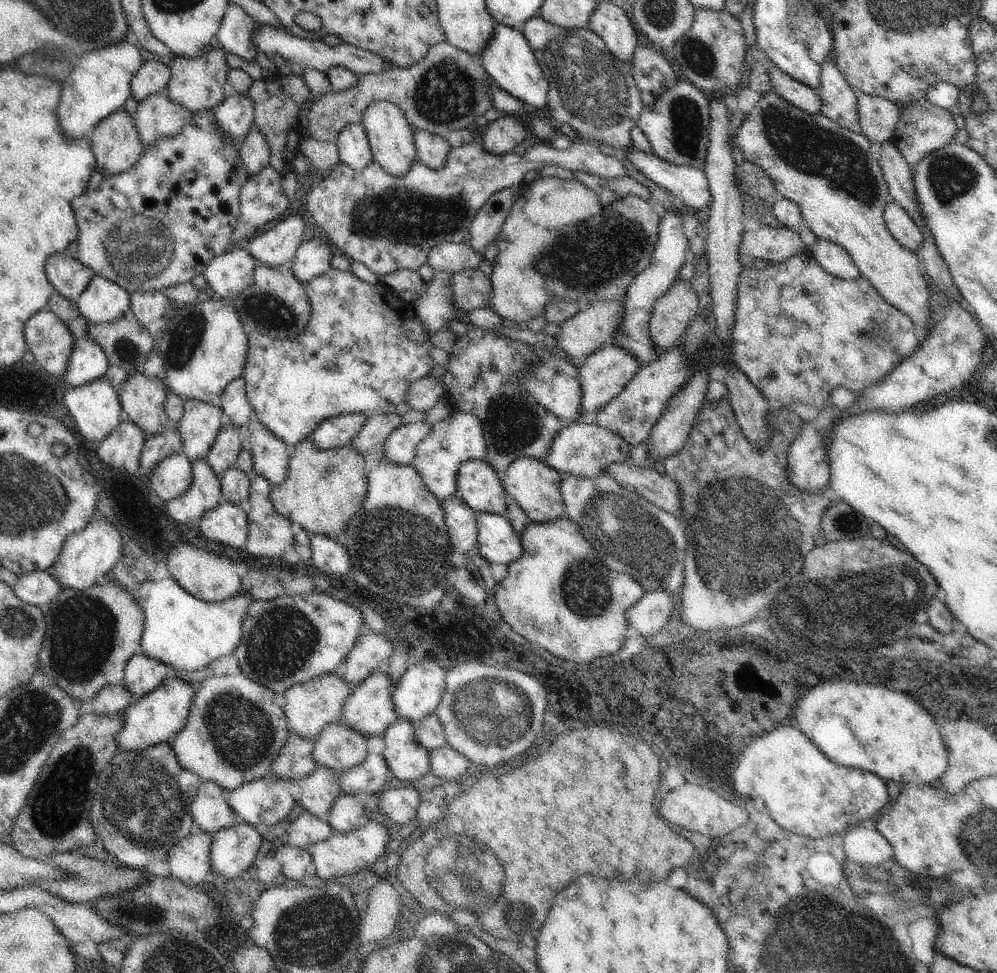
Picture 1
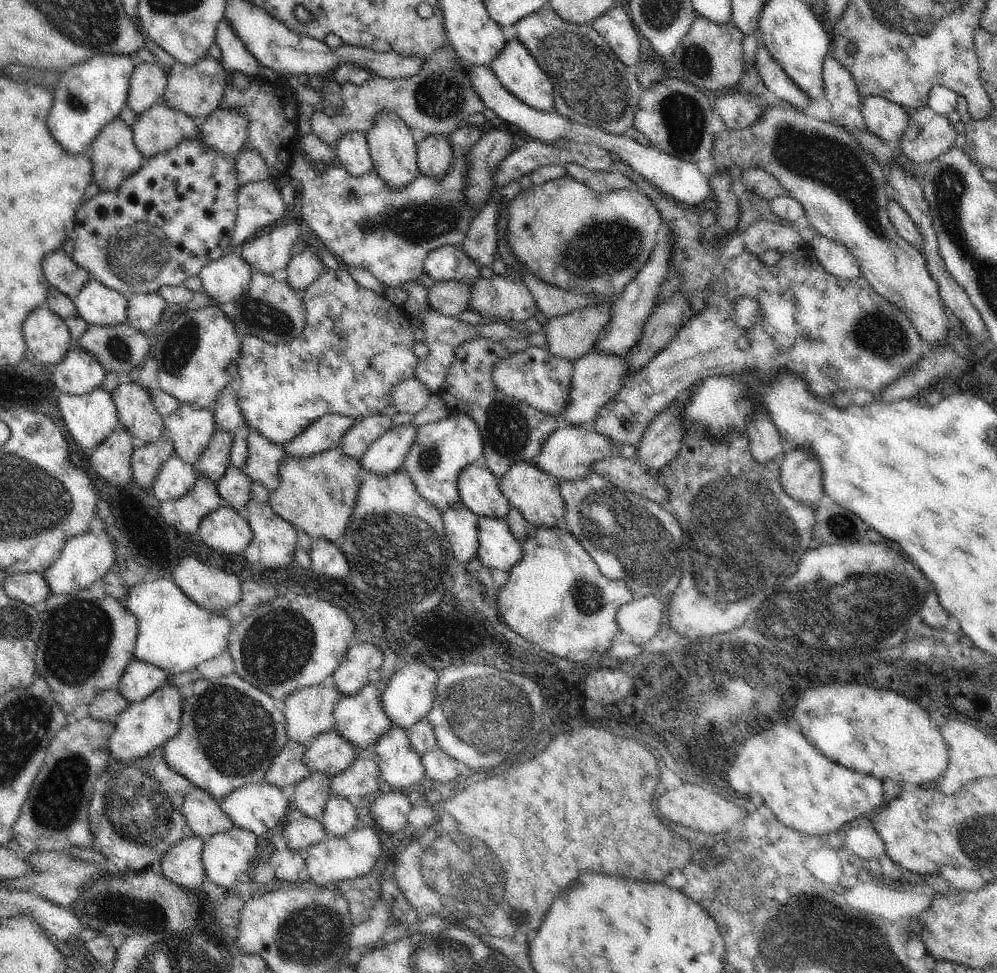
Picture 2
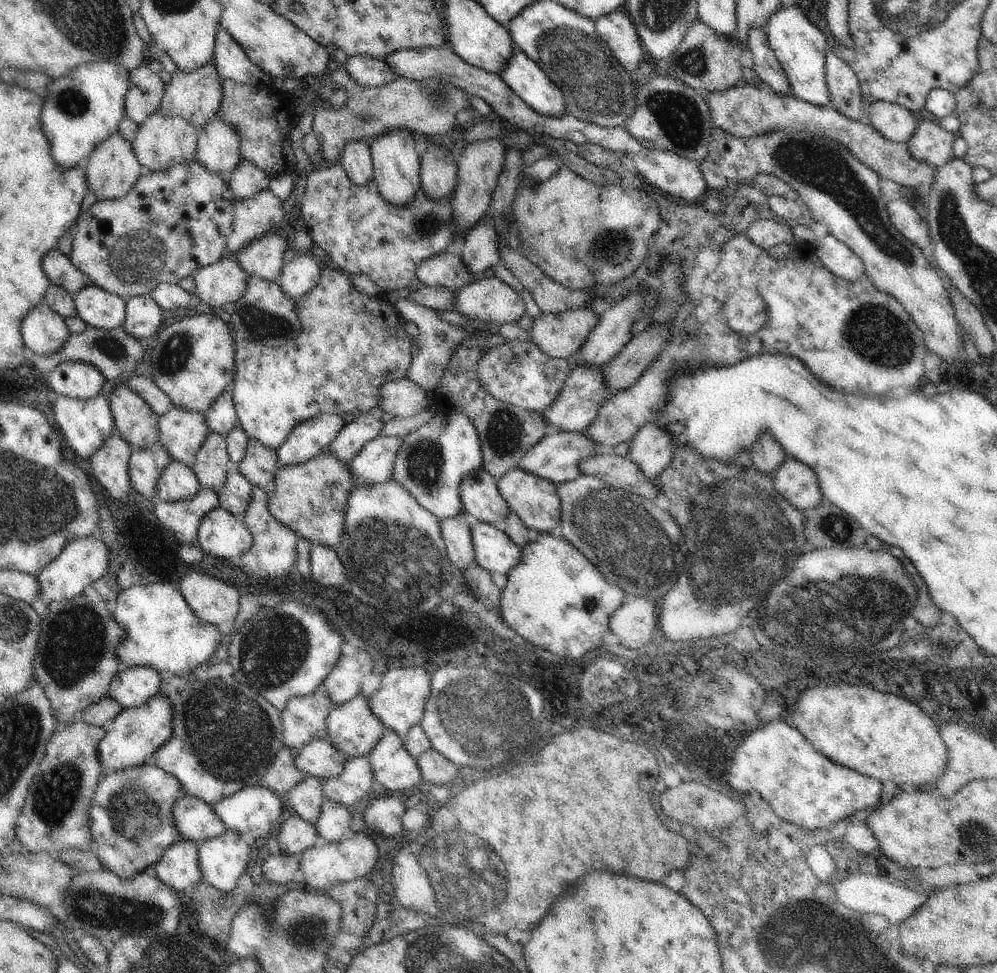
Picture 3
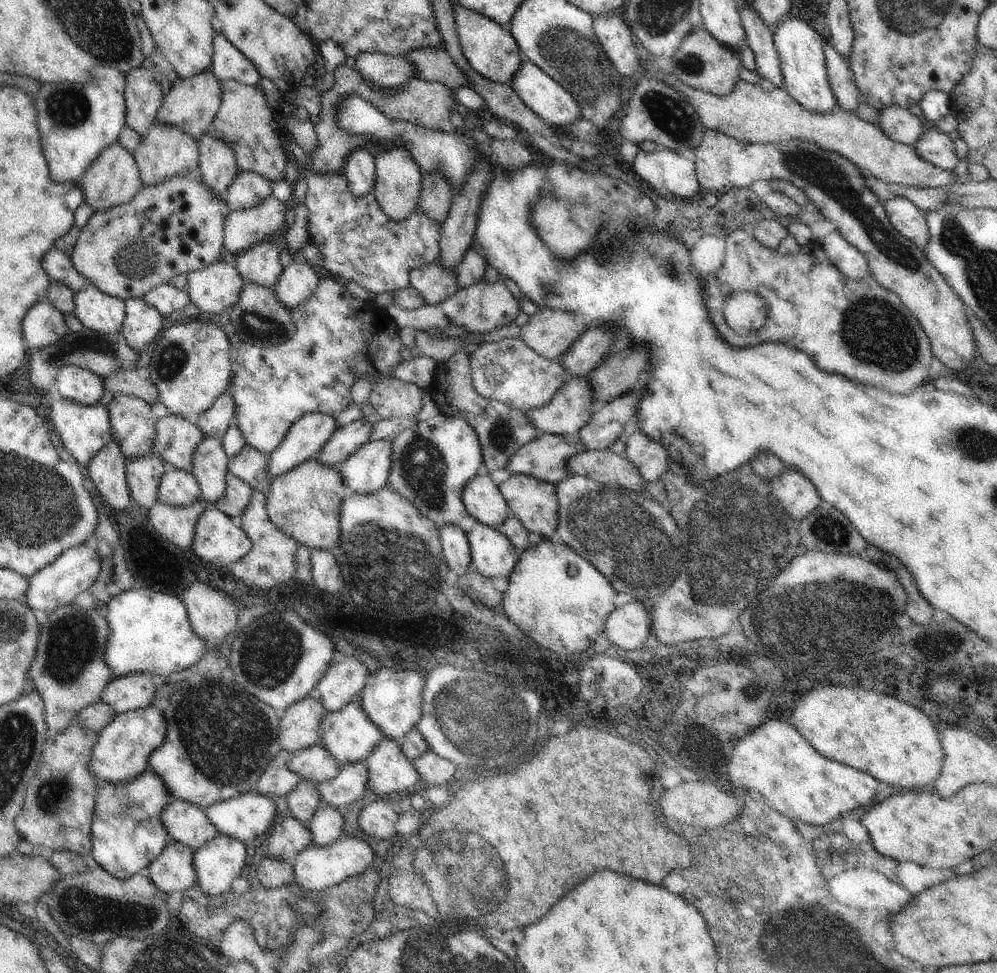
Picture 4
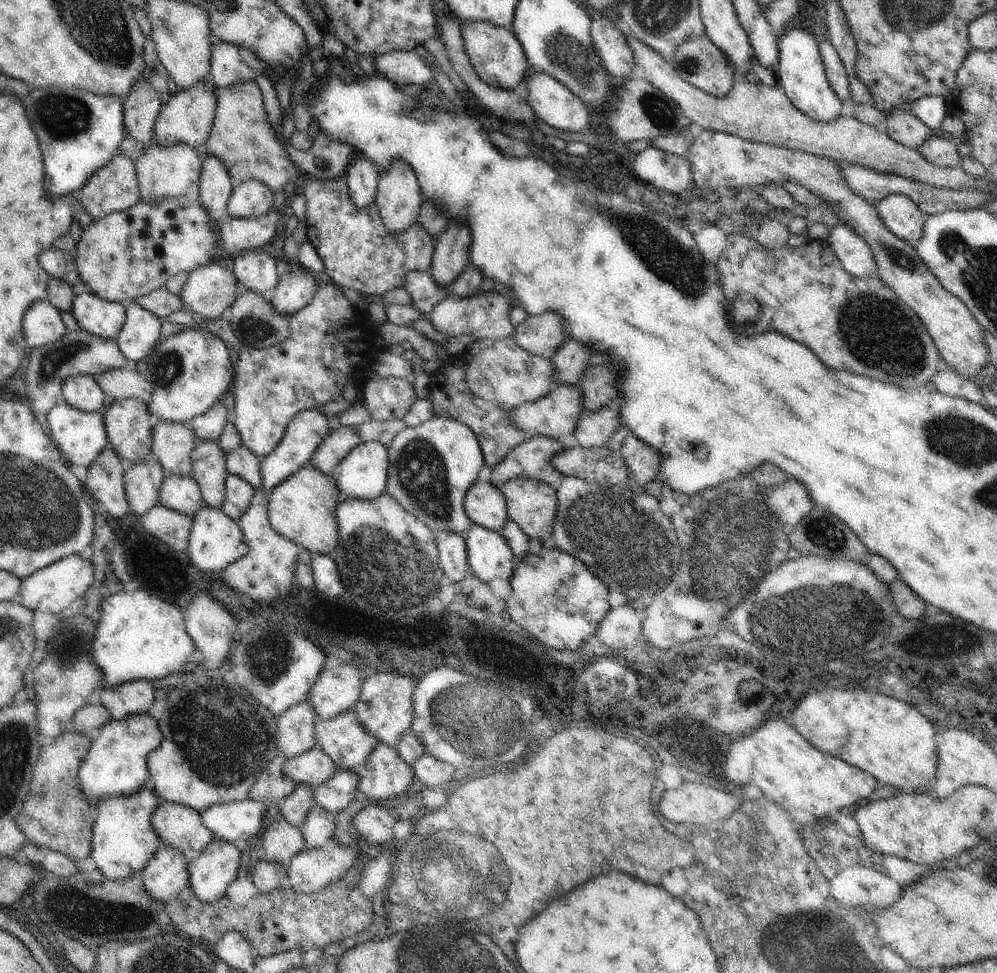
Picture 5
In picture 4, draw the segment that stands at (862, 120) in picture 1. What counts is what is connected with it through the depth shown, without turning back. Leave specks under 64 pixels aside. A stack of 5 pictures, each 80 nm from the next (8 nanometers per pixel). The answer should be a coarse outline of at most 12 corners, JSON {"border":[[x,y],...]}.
{"border":[[900,105],[880,110],[878,124],[888,138],[914,146],[926,130]]}

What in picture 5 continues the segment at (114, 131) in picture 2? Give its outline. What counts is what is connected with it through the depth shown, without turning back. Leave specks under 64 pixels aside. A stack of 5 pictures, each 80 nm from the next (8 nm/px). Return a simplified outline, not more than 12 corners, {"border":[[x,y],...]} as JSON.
{"border":[[116,152],[78,192],[95,221],[141,200],[137,168]]}

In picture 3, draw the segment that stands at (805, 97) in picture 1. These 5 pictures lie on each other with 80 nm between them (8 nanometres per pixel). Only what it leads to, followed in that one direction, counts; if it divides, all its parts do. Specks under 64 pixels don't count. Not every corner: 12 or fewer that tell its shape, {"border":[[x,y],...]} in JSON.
{"border":[[764,28],[747,42],[752,69],[775,95],[792,96],[788,77]]}

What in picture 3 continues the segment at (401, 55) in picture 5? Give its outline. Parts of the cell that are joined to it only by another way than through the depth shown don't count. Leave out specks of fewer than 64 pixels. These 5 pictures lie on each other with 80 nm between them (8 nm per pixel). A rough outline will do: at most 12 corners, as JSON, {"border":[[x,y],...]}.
{"border":[[348,57],[342,65],[355,83],[377,87],[398,78],[385,60]]}

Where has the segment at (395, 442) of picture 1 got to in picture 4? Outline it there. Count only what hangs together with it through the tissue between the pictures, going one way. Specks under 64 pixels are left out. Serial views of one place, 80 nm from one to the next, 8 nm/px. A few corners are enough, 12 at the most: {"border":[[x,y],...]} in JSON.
{"border":[[369,440],[340,465],[347,492],[389,484],[393,442]]}

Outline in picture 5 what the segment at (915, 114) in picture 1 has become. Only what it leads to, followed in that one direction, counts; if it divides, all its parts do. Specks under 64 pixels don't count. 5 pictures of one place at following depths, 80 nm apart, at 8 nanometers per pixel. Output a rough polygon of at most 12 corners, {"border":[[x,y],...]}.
{"border":[[930,135],[917,149],[942,168],[962,160],[951,137]]}

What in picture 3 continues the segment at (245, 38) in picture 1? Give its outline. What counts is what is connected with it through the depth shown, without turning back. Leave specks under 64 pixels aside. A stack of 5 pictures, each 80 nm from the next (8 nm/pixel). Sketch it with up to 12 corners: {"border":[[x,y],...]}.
{"border":[[219,26],[213,61],[222,80],[253,84],[266,73]]}

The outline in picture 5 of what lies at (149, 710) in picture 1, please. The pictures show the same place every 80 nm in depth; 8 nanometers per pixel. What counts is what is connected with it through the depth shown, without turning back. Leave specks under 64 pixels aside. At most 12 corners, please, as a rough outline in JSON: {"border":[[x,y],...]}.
{"border":[[149,713],[105,724],[78,776],[85,799],[134,795],[160,746]]}

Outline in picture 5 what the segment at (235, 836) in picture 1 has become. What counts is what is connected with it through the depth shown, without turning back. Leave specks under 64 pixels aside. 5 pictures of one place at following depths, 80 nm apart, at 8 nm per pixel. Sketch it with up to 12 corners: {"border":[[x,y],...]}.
{"border":[[224,839],[189,863],[203,903],[226,896],[245,853]]}

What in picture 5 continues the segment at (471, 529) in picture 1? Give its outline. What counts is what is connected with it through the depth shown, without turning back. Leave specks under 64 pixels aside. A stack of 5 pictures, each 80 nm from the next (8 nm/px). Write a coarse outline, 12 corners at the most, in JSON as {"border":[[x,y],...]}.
{"border":[[464,535],[435,539],[443,574],[456,583],[470,572]]}

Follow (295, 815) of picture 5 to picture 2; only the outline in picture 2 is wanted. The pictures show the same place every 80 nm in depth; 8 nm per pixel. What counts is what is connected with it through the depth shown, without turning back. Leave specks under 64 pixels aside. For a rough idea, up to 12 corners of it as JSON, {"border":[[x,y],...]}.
{"border":[[318,771],[296,785],[293,803],[320,820],[332,797],[331,779]]}

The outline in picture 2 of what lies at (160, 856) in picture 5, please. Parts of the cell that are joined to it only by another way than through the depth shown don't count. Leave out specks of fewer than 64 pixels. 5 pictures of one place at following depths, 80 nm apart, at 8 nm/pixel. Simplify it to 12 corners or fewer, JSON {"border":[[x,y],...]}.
{"border":[[192,833],[161,860],[163,875],[184,888],[206,880],[205,842]]}

